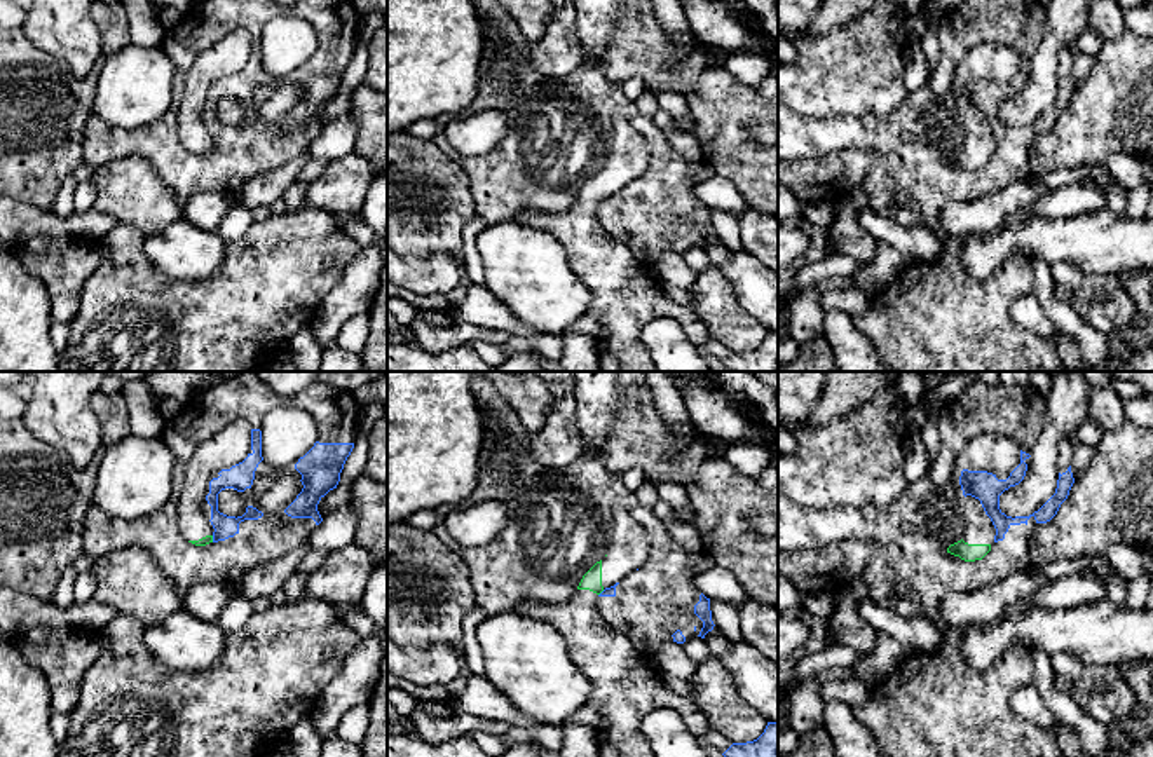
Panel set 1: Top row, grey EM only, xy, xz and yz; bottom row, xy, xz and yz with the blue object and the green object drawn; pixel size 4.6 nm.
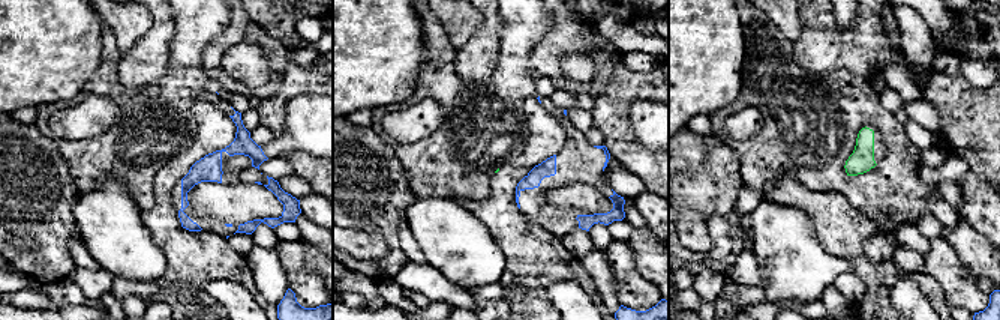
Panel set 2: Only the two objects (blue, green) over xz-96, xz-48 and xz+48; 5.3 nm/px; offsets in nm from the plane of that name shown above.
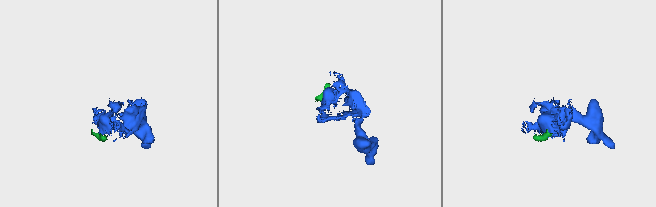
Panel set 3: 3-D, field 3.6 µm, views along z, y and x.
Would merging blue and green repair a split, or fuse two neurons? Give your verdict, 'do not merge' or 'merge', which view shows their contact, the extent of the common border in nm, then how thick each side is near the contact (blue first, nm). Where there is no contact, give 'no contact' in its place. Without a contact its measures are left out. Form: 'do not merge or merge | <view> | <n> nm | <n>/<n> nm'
do not merge | xy | 30 nm | 100/40 nm

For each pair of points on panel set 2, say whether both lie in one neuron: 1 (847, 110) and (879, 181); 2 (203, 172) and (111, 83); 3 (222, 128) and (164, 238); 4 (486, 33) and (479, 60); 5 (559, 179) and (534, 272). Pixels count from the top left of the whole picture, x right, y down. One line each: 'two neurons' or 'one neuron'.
1: one neuron
2: one neuron
3: one neuron
4: one neuron
5: two neurons

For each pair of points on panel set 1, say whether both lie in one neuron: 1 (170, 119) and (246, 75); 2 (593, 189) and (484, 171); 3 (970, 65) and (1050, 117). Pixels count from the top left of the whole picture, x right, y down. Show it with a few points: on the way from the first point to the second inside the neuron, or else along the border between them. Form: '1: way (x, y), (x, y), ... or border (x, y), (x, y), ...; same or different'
1: way (184, 157), (208, 161), (218, 150), (213, 107); same
2: border (606, 166), (583, 185), (564, 211), (550, 213); different
3: border (1021, 56), (984, 42), (961, 60), (960, 75); different

